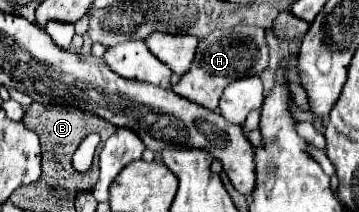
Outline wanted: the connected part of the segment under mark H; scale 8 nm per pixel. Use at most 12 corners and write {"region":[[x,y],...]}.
{"region":[[213,30],[173,92],[217,110],[267,68],[267,30]]}

